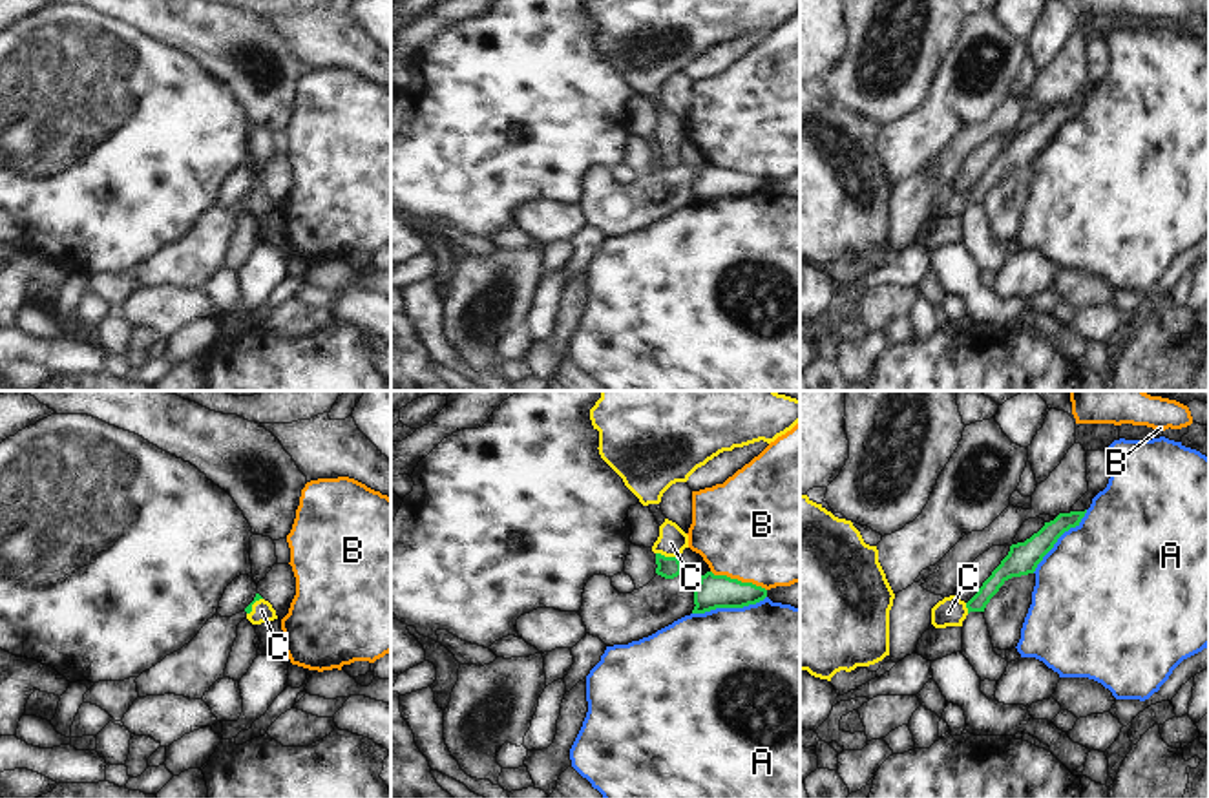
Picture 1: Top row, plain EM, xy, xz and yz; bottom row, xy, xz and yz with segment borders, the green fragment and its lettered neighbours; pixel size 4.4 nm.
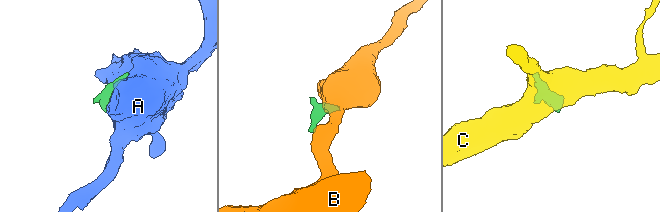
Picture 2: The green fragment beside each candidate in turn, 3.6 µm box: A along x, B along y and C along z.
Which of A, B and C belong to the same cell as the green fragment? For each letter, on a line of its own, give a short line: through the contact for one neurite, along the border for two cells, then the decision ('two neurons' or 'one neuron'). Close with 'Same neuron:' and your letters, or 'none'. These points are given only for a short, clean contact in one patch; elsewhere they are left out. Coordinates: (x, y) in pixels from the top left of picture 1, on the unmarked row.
A: two neurons
B: line xz (711, 161), (751, 172), (766, 181); two neurons
C: line xz (667, 157), (667, 148), (671, 134); one neuron
Same neuron: C

